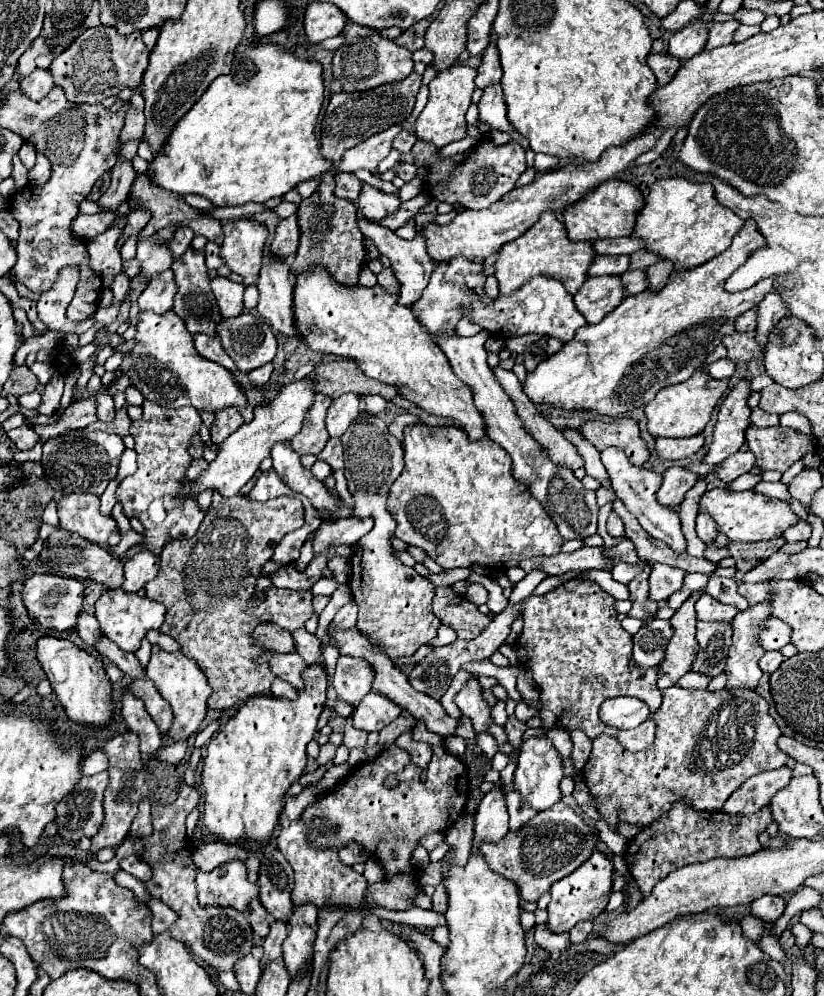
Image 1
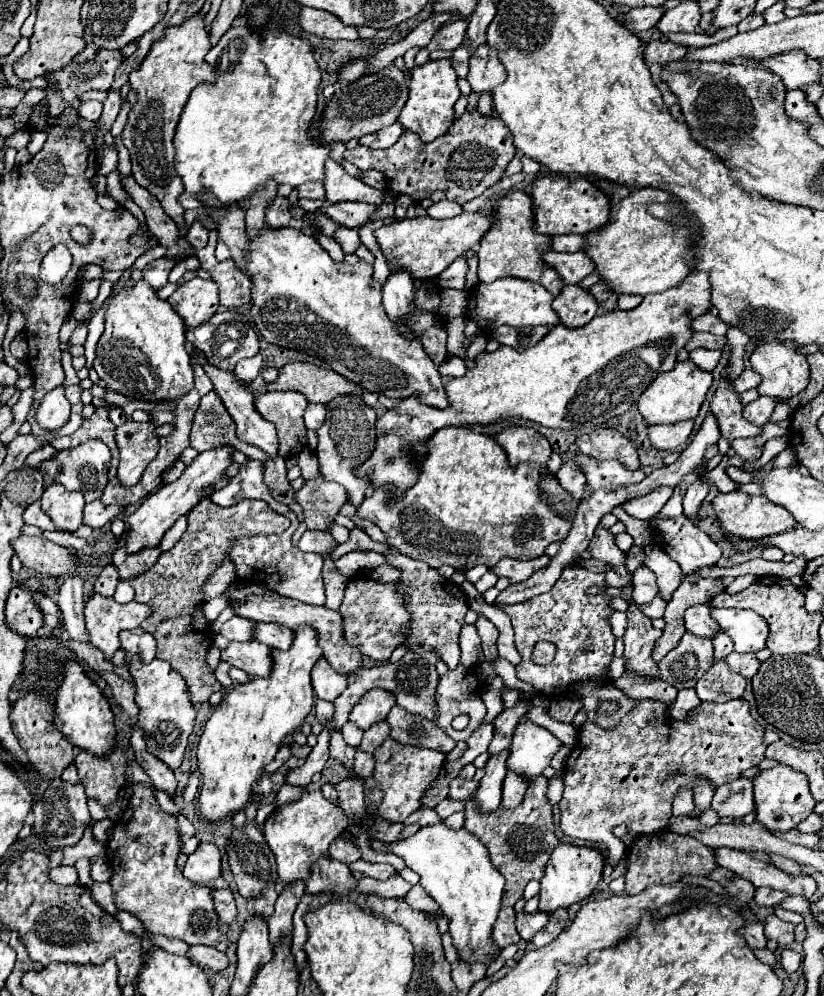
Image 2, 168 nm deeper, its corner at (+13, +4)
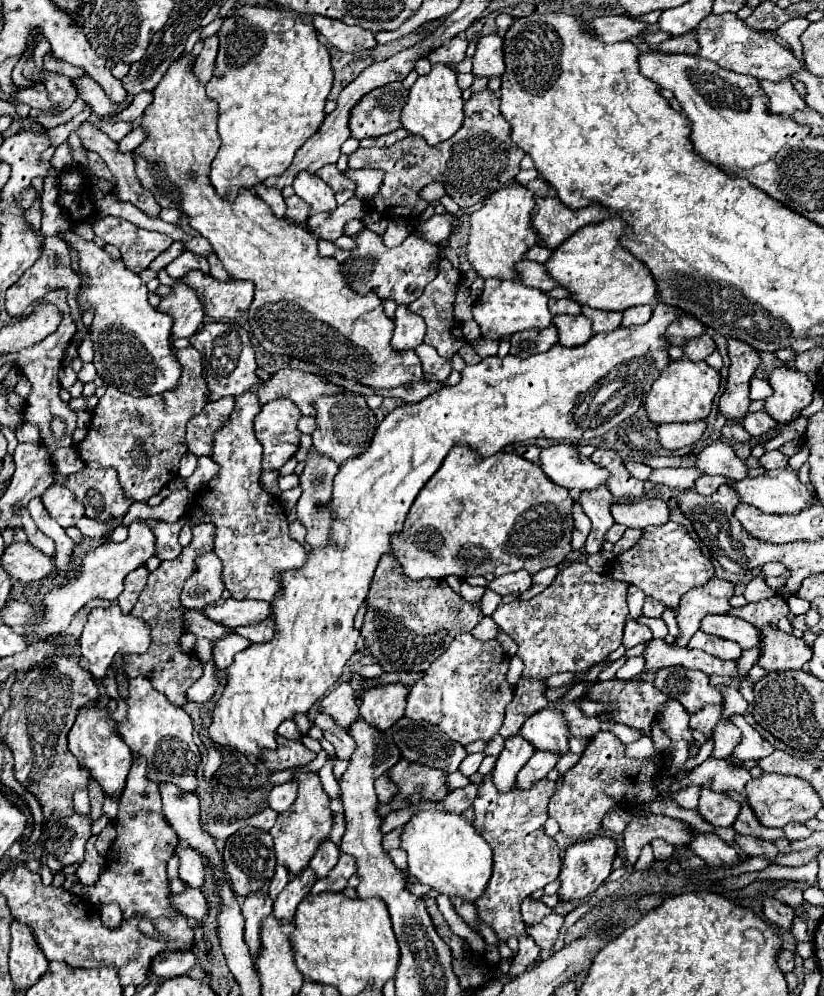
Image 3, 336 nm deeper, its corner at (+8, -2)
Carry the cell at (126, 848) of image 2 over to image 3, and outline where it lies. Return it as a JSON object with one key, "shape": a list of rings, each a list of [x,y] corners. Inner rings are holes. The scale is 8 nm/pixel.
{"shape":[[[145,757],[135,759],[129,777],[127,777],[127,787],[121,793],[121,803],[119,803],[119,813],[115,817],[115,827],[117,827],[117,839],[113,841],[109,853],[107,853],[107,867],[99,877],[99,883],[95,887],[85,887],[87,897],[91,899],[91,903],[117,903],[125,915],[125,919],[133,919],[133,917],[141,917],[139,919],[139,929],[143,935],[159,939],[161,933],[155,929],[155,921],[165,917],[165,919],[175,919],[181,913],[171,905],[171,889],[169,889],[169,877],[167,877],[167,861],[169,857],[173,857],[175,847],[179,843],[179,837],[175,833],[175,829],[165,821],[165,815],[161,811],[161,797],[159,797],[159,789],[155,785],[155,781],[151,781],[147,777],[147,761]]]}

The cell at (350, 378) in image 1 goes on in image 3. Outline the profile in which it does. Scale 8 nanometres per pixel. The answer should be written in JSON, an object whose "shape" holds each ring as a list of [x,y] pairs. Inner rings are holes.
{"shape":[[[281,369],[269,381],[259,385],[257,397],[261,403],[269,403],[279,397],[291,399],[303,415],[315,415],[317,409],[313,407],[315,399],[325,395],[339,395],[345,389],[331,381],[321,379],[319,375],[297,371],[297,369]]]}

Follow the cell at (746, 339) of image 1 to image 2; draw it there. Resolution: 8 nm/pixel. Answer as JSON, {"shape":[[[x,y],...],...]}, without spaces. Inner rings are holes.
{"shape":[[[694,333],[692,339],[686,343],[686,349],[688,351],[694,351],[698,347],[704,347],[704,349],[722,349],[726,343],[724,337],[714,337],[712,333]]]}

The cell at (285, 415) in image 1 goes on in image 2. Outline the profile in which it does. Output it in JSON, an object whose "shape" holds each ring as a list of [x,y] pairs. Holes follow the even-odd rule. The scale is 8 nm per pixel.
{"shape":[[[222,445],[210,451],[200,453],[192,465],[186,467],[186,471],[182,473],[182,477],[178,481],[166,483],[164,487],[160,487],[158,491],[154,491],[152,495],[148,495],[144,499],[144,503],[126,519],[126,551],[128,553],[138,553],[142,549],[148,547],[156,547],[164,533],[174,525],[174,521],[180,515],[186,515],[192,507],[196,507],[202,501],[202,489],[206,485],[216,485],[222,479],[222,473],[228,469],[228,465],[232,463],[230,455],[234,453],[234,449],[230,445]]]}

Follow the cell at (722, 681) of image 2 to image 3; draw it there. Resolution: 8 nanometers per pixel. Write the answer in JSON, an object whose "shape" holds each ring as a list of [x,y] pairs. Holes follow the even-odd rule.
{"shape":[[[705,705],[703,709],[691,715],[689,727],[699,729],[705,733],[705,737],[709,737],[709,731],[719,723],[721,715],[723,715],[723,705]]]}

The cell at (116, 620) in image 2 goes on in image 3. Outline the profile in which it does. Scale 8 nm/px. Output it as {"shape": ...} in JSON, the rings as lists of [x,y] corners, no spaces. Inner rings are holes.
{"shape":[[[111,605],[107,609],[103,609],[103,607],[91,609],[89,619],[87,619],[83,633],[81,633],[81,639],[79,639],[81,655],[89,661],[89,673],[97,679],[103,679],[113,657],[119,651],[123,651],[127,655],[145,653],[149,647],[149,633],[151,633],[149,625],[141,617],[133,617],[129,613],[123,613],[119,609],[119,605]]]}

